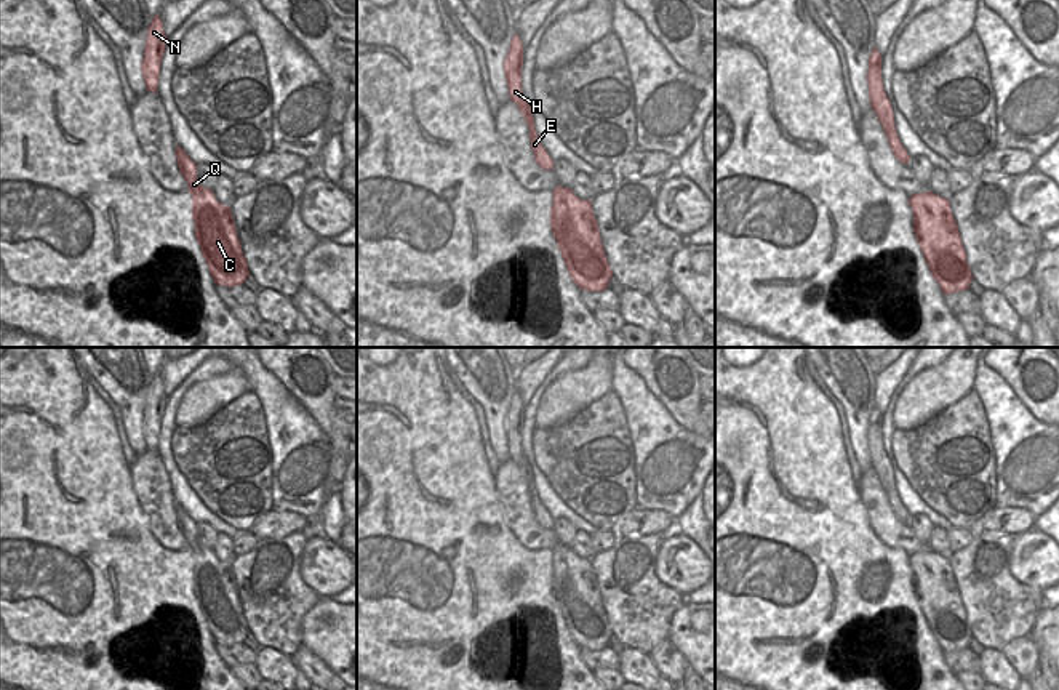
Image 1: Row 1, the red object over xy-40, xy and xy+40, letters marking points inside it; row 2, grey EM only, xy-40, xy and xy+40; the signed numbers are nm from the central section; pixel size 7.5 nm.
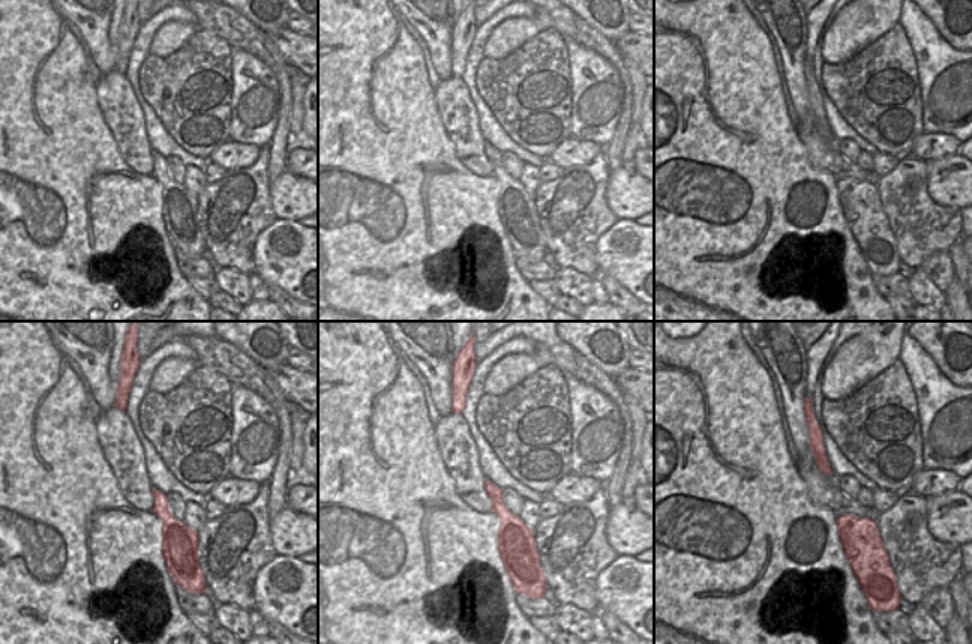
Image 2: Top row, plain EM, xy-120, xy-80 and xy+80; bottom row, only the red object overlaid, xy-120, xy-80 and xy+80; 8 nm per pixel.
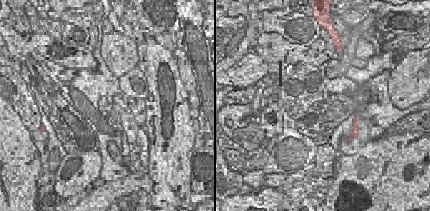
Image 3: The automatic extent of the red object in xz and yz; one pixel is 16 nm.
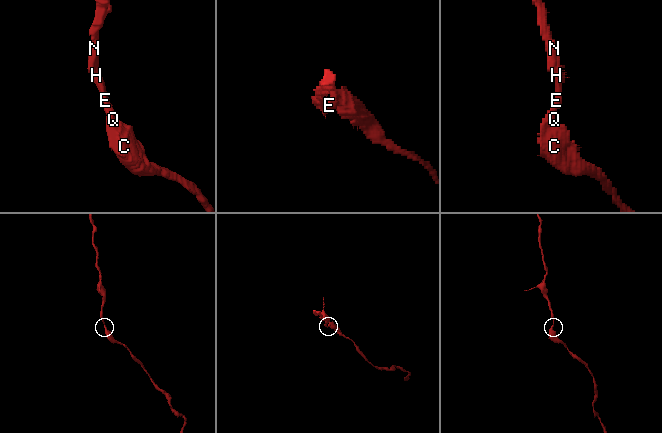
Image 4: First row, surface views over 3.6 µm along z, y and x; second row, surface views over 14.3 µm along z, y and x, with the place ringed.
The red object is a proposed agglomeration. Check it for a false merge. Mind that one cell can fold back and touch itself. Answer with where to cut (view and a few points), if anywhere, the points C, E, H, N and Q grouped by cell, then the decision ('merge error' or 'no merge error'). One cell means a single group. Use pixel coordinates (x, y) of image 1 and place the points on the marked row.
no cut | C E H N Q | no merge error

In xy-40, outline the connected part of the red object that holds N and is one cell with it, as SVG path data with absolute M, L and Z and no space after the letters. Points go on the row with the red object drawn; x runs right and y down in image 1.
M154 16L147 29L144 59L141 62L141 72L147 91L155 93L158 88L160 62L163 59L166 35L163 32L163 22L160 16Z

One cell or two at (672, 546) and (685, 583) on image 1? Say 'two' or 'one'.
one

